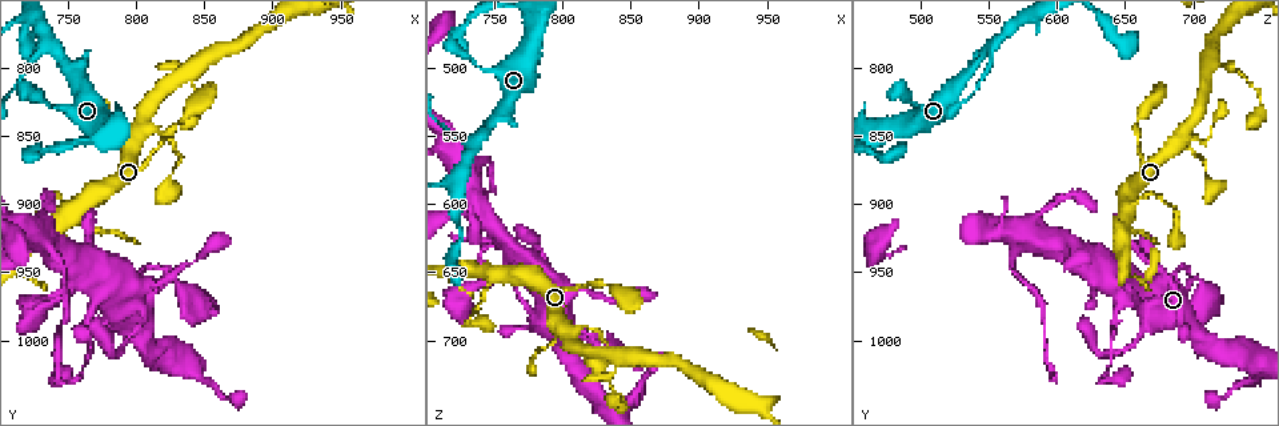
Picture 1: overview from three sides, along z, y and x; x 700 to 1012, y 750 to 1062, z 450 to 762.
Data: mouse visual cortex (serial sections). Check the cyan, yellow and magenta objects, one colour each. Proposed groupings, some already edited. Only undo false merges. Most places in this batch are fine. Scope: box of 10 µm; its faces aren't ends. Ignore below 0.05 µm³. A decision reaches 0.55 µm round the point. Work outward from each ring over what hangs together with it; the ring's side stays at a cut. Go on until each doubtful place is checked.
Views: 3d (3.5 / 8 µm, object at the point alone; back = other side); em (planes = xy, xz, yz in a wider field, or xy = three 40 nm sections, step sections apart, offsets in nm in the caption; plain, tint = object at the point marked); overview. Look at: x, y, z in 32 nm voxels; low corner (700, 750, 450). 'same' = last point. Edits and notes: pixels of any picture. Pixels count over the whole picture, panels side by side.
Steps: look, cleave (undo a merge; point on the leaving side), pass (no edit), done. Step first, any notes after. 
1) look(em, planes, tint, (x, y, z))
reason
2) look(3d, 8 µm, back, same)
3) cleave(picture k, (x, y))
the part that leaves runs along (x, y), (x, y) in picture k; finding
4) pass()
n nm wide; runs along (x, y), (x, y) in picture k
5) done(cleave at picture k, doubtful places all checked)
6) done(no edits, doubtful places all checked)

look(em, xy, step 3, tint, (740, 782, 550))
abrupt turn

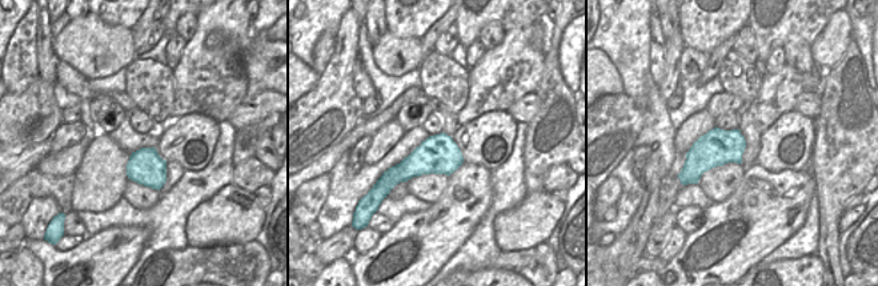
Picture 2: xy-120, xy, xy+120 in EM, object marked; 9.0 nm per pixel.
look(3d, 3.5 µm, same)
see where the arms go

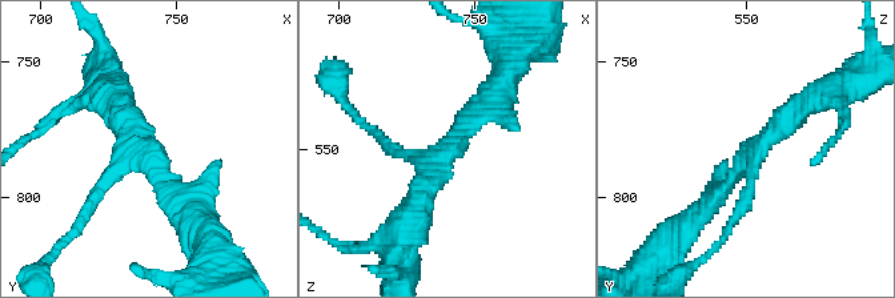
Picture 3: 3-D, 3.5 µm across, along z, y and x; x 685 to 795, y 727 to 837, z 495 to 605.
pass()
360 nm wide; runs along (699, 210), (809, 100) in picture 3; continuous, no second cell

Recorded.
look(3d, 3.5 µm, (746, 948, 568))
calibre changes

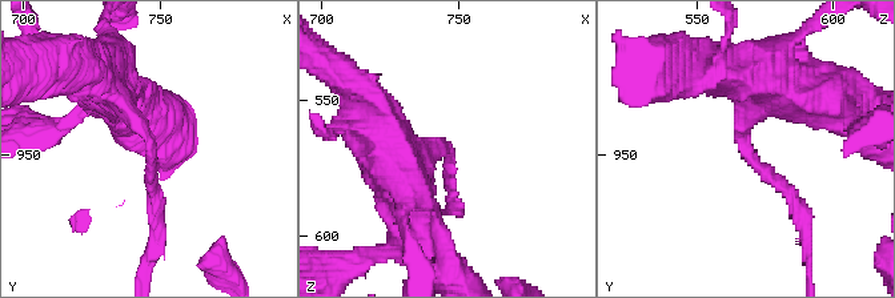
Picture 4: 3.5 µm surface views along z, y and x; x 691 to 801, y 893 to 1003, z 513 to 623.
look(em, xy, step 2, tint, (748, 946, 567))
arms of 150, 450 nm; now the EM

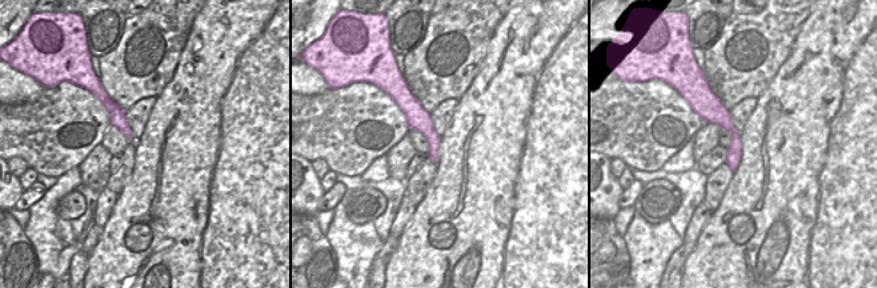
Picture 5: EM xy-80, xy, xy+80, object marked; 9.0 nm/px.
pass()
runs along (701, 100), (735, 134), (733, 166) in picture 5; one cell here

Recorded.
look(3d, 3.5 µm, (766, 986, 642))
sudden change in width

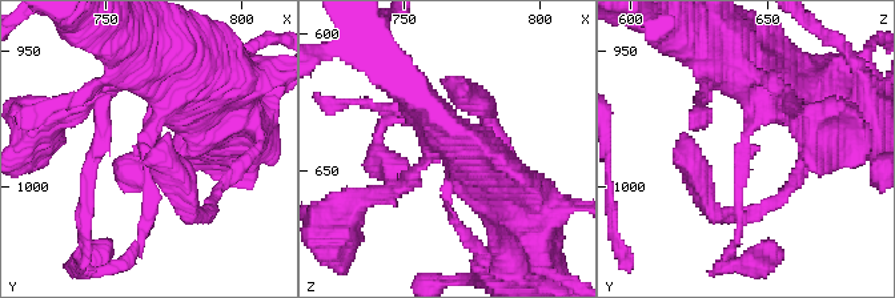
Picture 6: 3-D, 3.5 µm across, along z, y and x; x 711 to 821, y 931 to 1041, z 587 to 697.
pass()
arms of 150, 450 nm; runs along (188, 76), (147, 137), (143, 240) in picture 6; continuous, no second cell

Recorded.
done(no edits, doubtful places all checked)

